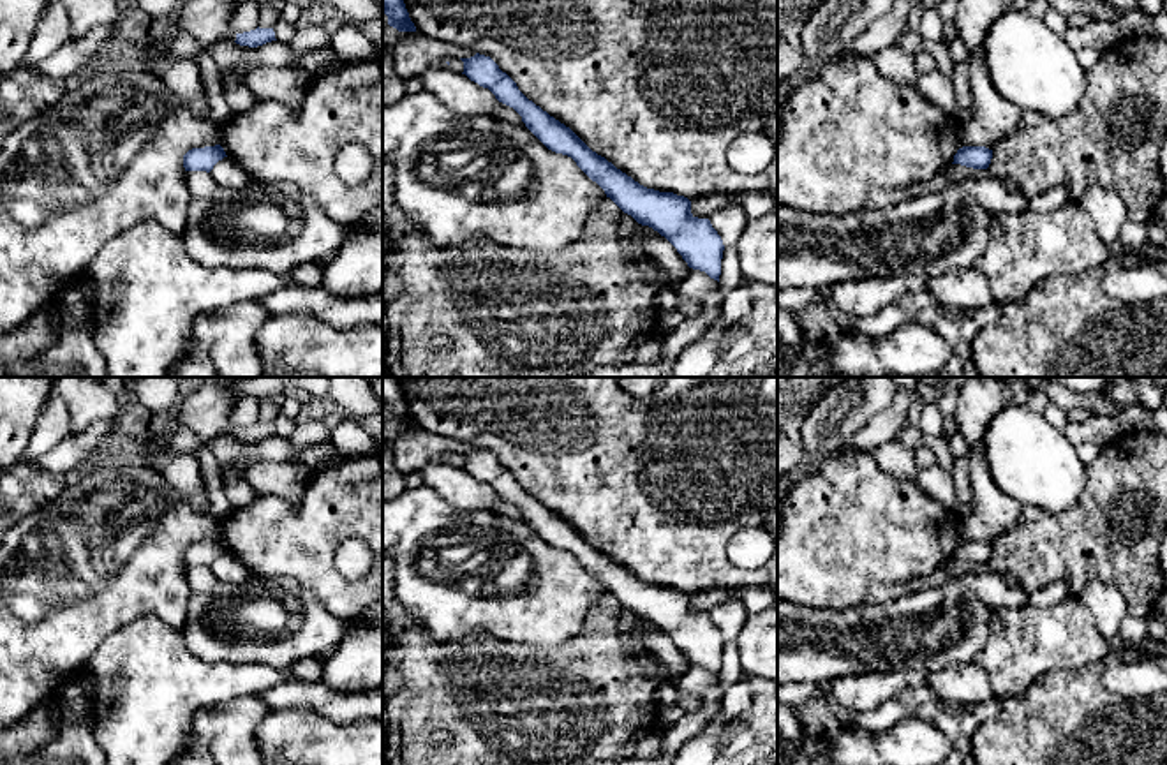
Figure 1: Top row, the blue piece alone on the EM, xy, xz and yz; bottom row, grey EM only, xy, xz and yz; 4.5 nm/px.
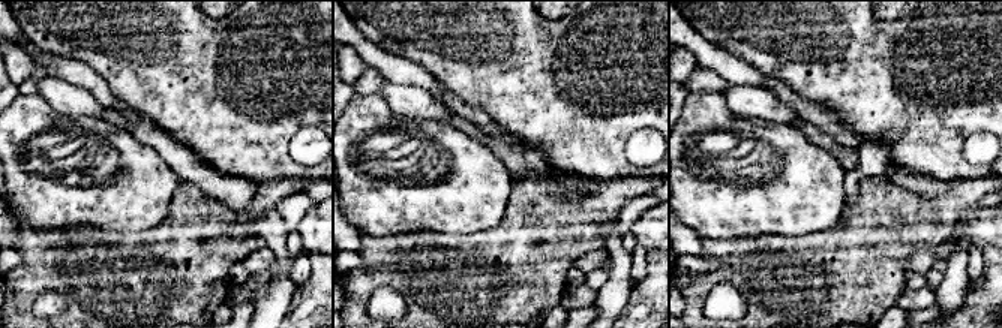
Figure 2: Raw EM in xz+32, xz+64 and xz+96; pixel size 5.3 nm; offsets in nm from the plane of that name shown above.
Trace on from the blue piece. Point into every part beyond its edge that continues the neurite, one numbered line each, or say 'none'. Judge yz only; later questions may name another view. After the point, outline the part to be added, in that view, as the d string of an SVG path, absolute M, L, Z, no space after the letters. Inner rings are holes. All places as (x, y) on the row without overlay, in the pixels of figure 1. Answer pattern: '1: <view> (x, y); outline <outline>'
none

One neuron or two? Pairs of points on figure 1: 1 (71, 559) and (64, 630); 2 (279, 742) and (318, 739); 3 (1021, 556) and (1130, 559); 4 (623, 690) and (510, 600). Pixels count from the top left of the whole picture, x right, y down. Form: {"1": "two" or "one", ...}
{"1": "one", "2": "one", "3": "one", "4": "two"}

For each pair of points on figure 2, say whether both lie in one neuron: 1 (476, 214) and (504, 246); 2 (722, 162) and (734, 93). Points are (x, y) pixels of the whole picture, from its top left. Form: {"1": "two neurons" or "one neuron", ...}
{"1": "two neurons", "2": "two neurons"}

